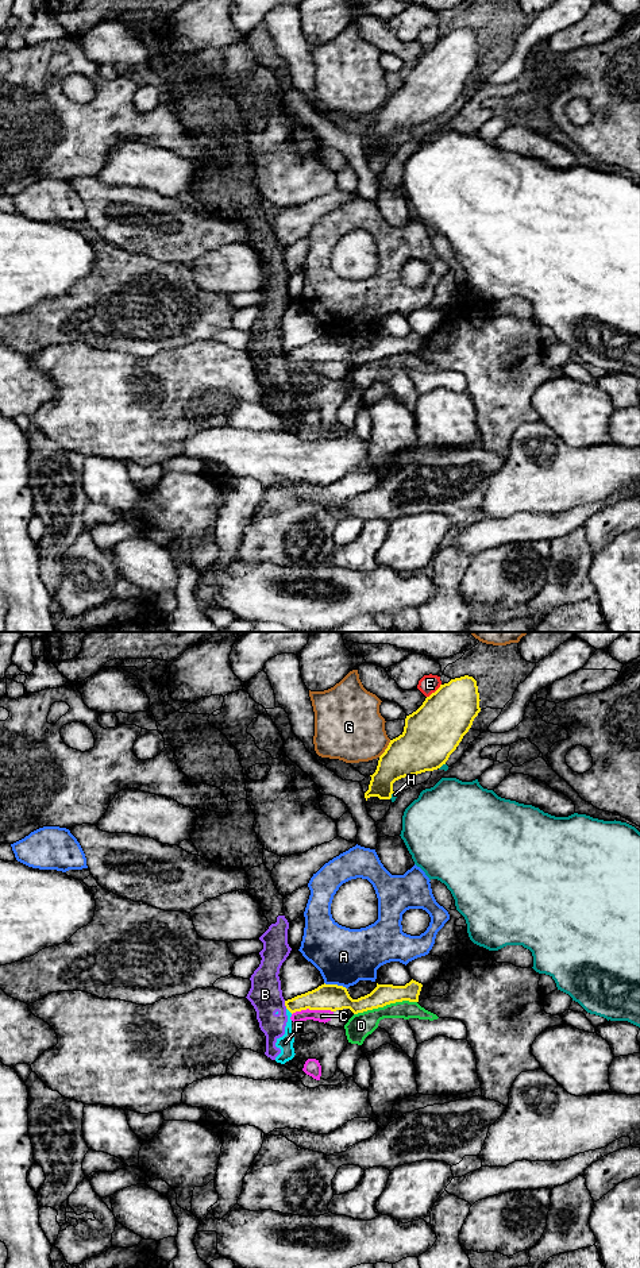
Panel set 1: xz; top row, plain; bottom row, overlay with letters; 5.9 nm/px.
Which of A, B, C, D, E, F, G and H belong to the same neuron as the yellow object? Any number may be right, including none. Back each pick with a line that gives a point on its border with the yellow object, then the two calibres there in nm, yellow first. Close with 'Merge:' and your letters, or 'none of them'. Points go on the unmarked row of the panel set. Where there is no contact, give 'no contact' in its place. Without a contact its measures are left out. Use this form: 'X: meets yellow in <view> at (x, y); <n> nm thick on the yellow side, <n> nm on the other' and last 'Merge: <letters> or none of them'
Merge: none of them

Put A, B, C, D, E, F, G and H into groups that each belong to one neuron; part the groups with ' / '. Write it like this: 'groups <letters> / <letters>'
groups A / B F / C / D / E / G / H

